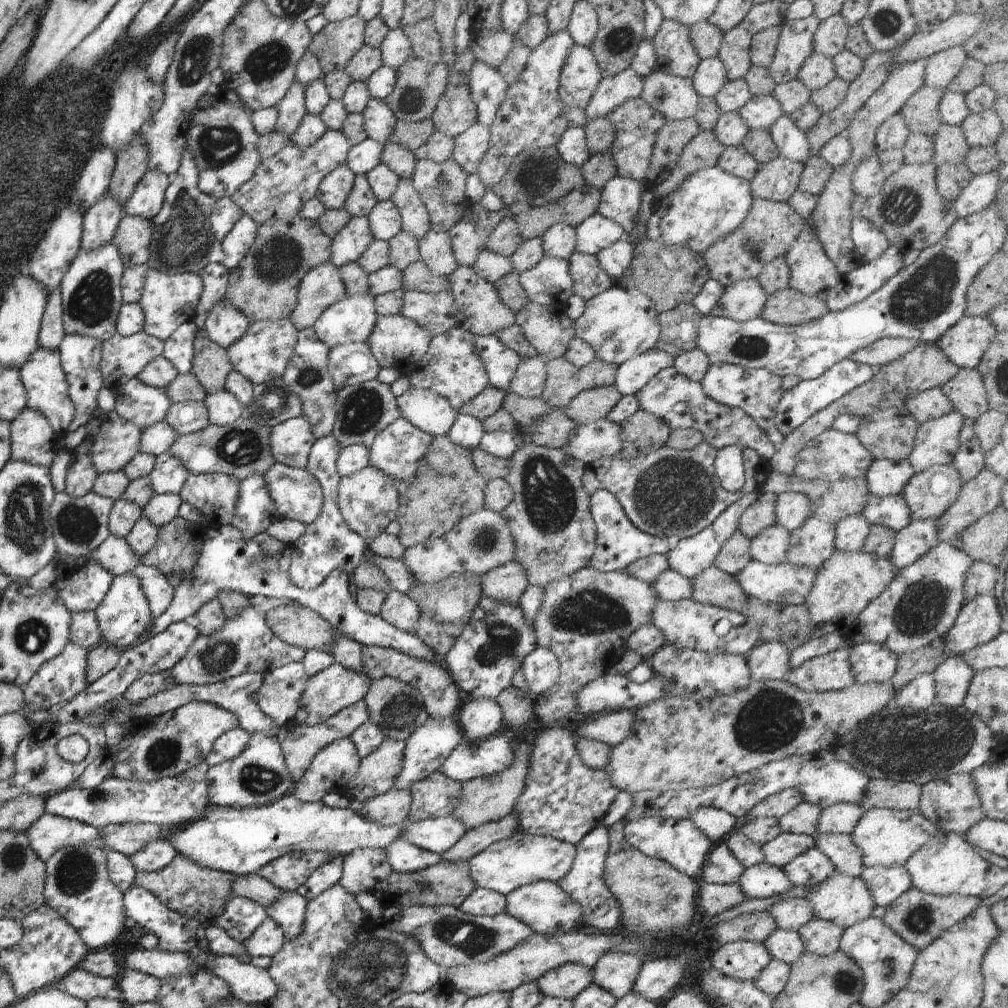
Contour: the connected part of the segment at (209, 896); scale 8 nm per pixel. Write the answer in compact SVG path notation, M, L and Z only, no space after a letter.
M177 854L159 871L137 872L135 884L155 894L166 908L199 920L206 928L214 925L214 917L223 912L227 900L232 898L231 884L236 877L232 873L202 868L188 857Z

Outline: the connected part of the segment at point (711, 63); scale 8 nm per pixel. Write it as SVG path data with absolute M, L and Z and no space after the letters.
M718 57L701 60L690 79L701 97L711 99L728 82L724 63Z

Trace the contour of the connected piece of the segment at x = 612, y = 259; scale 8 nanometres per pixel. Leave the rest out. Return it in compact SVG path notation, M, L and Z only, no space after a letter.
M624 238L598 252L596 258L608 276L618 280L630 266L634 249L634 244Z

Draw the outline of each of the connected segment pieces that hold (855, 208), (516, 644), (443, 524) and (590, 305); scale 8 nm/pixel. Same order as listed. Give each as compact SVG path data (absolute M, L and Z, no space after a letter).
M932 162L923 165L904 163L898 172L893 172L885 179L880 194L869 199L855 194L851 204L852 218L866 217L885 234L890 245L899 247L903 252L908 249L921 251L935 245L959 218L955 213L953 202L944 200L944 197L940 196L937 191L936 173L937 167Z
M482 596L471 619L463 626L460 636L441 660L464 699L495 699L505 688L512 686L514 673L521 668L525 656L536 647L533 626L525 619L519 605L504 604Z
M442 435L433 437L428 454L416 464L417 476L404 493L399 495L397 521L400 532L397 534L403 547L413 547L423 543L430 537L441 537L452 530L464 517L485 507L484 491L487 480L476 470L472 451L454 444L448 437Z
M614 284L604 292L585 301L585 311L575 320L575 336L587 342L598 360L619 367L634 355L654 349L660 338L655 302L636 289L625 289Z

